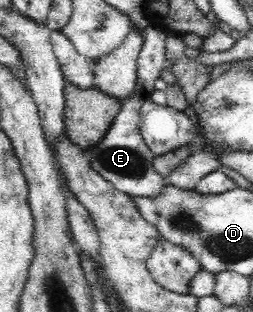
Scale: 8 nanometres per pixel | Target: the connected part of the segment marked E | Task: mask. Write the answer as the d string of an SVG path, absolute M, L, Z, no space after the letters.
M148 24L137 59L135 86L128 96L121 99L120 112L108 127L108 131L102 135L102 139L94 144L94 147L90 147L84 152L84 157L88 160L92 170L115 186L118 191L123 191L129 196L152 197L152 195L162 193L166 184L166 179L151 167L154 155L144 143L139 125L142 118L141 109L148 103L148 99L155 89L155 81L161 75L162 67L167 65L165 44L169 35L170 33L166 29Z

